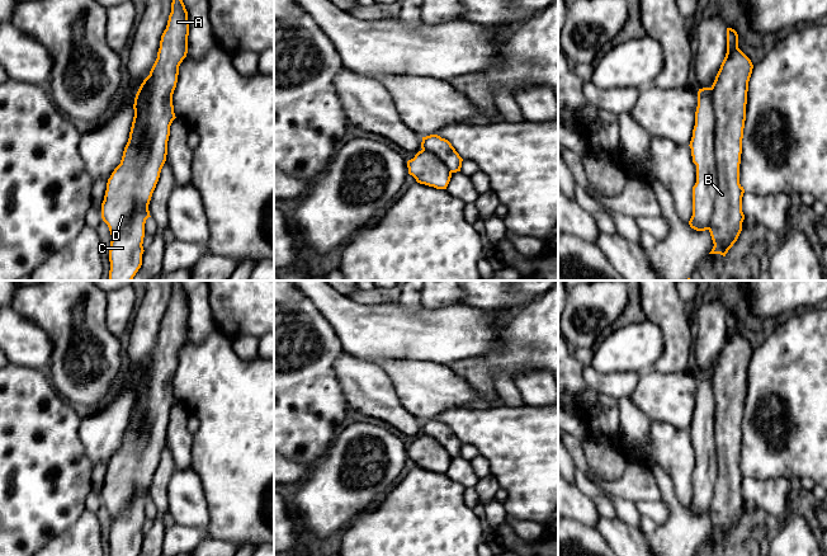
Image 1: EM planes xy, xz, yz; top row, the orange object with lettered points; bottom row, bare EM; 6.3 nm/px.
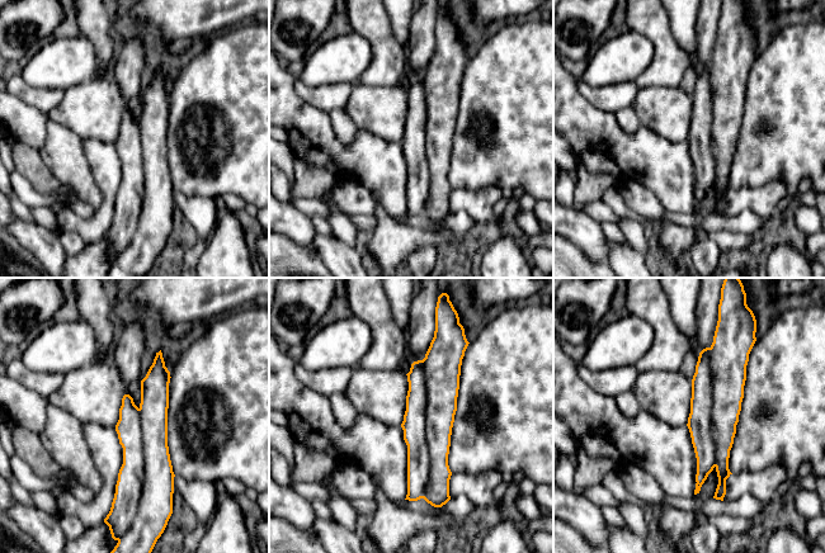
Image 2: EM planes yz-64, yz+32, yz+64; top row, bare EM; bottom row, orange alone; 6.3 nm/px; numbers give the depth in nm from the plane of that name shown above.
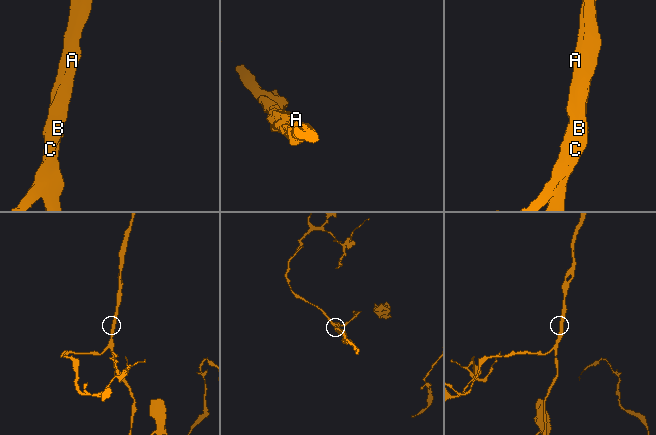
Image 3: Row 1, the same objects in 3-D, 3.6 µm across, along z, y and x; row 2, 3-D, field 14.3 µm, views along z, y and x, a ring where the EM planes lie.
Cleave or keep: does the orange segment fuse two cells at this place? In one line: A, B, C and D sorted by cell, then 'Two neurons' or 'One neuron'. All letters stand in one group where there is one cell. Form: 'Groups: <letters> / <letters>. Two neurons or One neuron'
Groups: A B C D. One neuron

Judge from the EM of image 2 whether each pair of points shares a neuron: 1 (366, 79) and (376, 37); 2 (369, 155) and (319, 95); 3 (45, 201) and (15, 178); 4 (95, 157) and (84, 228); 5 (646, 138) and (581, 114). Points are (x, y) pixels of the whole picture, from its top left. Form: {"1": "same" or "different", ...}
{"1": "same", "2": "different", "3": "same", "4": "same", "5": "same"}

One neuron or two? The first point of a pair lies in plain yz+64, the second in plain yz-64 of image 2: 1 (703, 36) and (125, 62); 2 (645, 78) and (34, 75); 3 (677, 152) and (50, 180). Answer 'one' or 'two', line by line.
1: one
2: two
3: two

